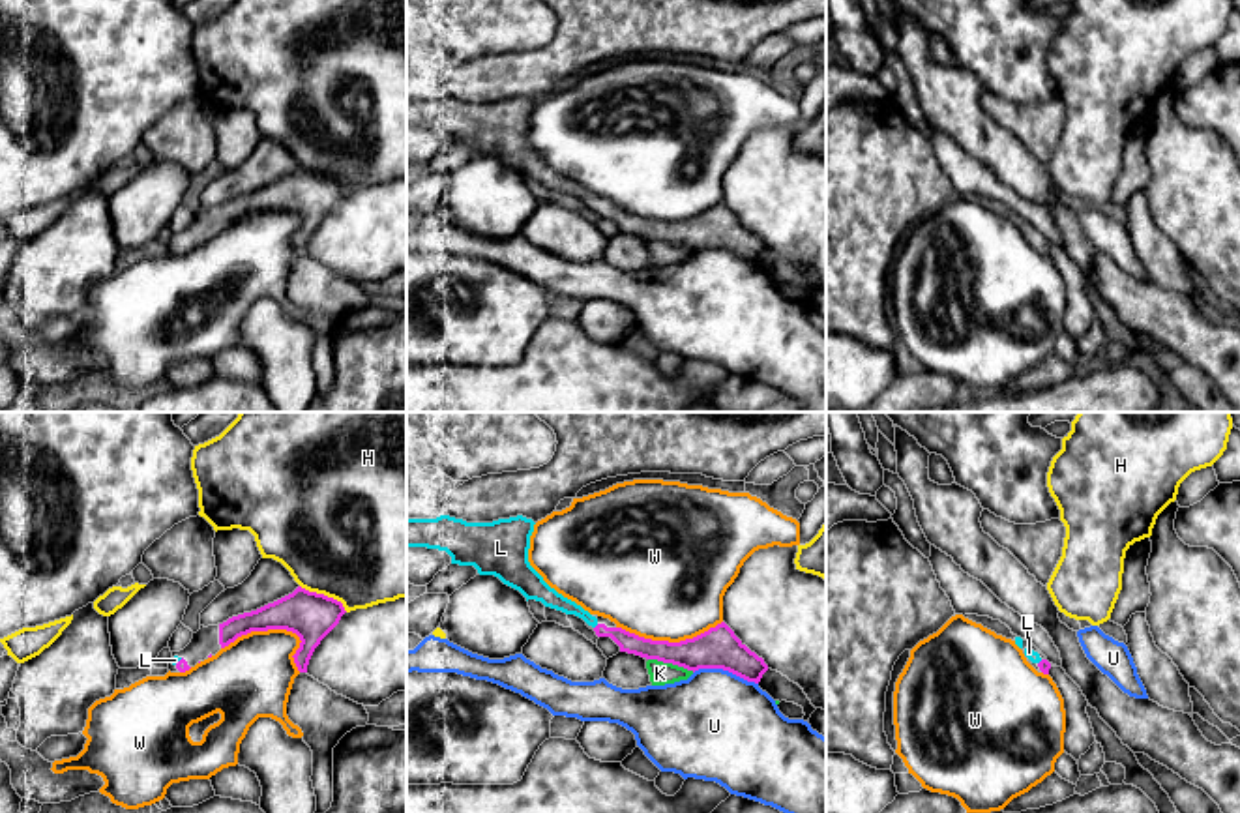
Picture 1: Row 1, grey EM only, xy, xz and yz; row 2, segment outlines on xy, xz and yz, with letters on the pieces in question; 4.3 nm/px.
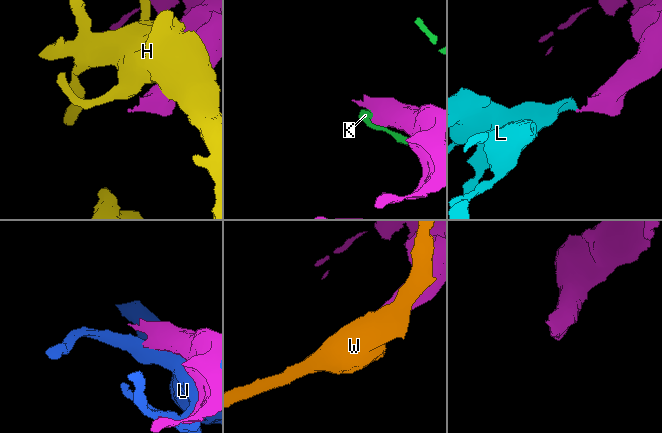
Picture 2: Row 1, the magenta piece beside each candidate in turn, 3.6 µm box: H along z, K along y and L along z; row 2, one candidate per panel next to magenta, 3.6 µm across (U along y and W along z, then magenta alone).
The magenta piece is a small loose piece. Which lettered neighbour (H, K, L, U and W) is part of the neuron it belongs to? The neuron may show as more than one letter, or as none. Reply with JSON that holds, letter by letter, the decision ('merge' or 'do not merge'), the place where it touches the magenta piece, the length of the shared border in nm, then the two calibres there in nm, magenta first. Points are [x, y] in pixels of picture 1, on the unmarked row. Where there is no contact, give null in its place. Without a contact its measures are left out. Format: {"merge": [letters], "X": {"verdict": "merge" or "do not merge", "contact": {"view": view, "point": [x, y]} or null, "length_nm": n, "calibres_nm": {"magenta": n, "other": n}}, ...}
{"merge": ["L"], "H": {"verdict": "do not merge", "contact": {"view": "xy", "point": [323, 175]}, "length_nm": 240, "calibres_nm": {"magenta": 200, "other": 500}}, "K": {"verdict": "do not merge", "contact": {"view": "xz", "point": [671, 242]}, "length_nm": 200, "calibres_nm": {"magenta": 180, "other": 100}}, "L": {"verdict": "merge", "contact": {"view": "xz", "point": [596, 206]}, "length_nm": 30, "calibres_nm": {"magenta": 90, "other": 80}}, "U": {"verdict": "do not merge", "contact": {"view": "xz", "point": [725, 250]}, "length_nm": 280, "calibres_nm": {"magenta": 180, "other": 460}}, "W": {"verdict": "do not merge", "contact": {"view": "xy", "point": [278, 208]}, "length_nm": 360, "calibres_nm": {"magenta": 200, "other": 340}}}

